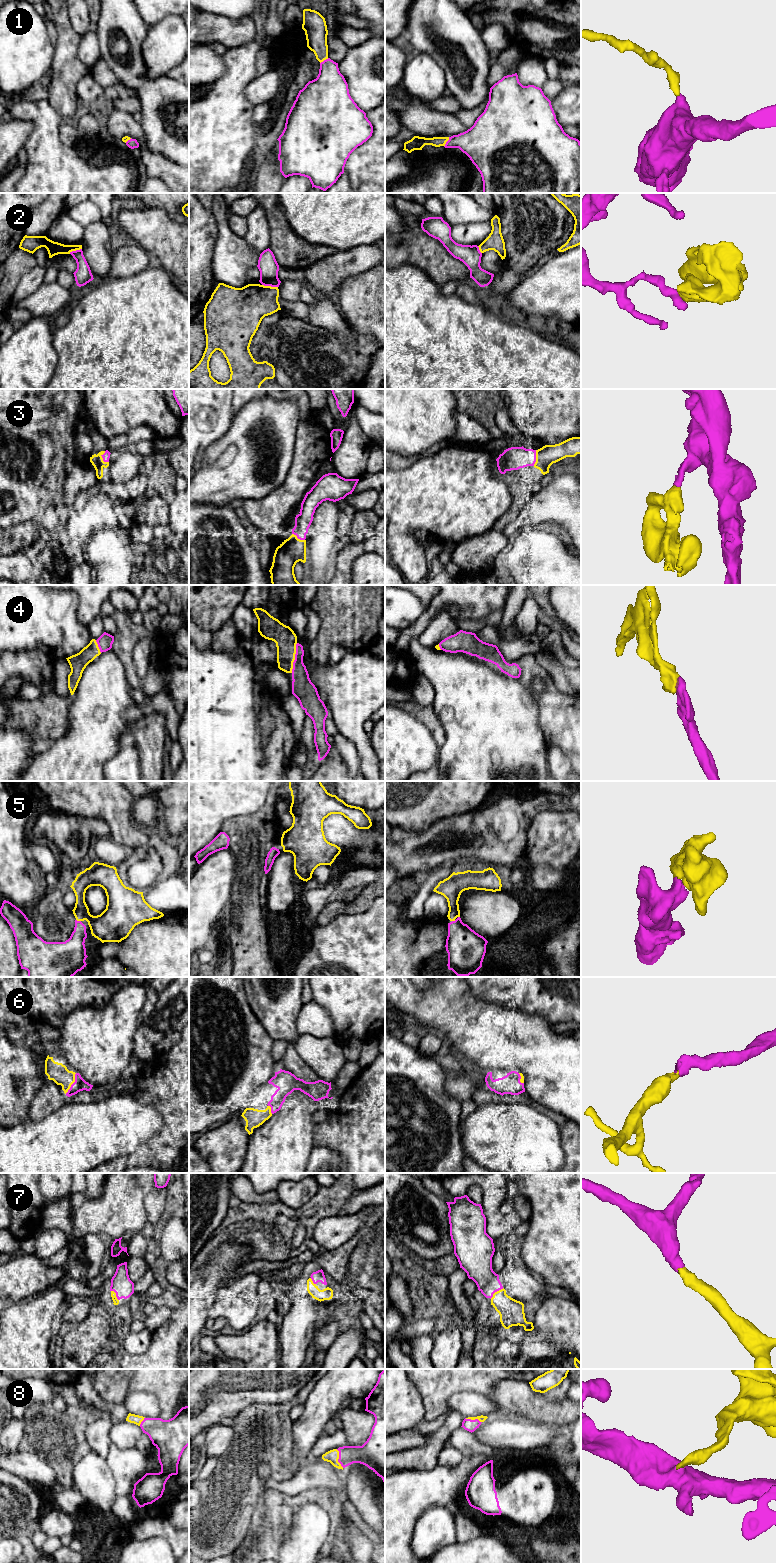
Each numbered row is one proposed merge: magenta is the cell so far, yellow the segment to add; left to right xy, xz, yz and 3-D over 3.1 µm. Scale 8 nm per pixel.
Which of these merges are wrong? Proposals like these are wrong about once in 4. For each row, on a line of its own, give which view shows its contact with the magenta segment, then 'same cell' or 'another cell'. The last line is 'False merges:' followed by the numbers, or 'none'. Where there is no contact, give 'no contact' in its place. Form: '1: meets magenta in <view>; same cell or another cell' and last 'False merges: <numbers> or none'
1: meets magenta in yz; same cell
2: meets magenta in xz; another cell
3: meets magenta in xy; same cell
4: meets magenta in xz; same cell
5: meets magenta in xy; same cell
6: meets magenta in xy; same cell
7: meets magenta in yz; same cell
8: meets magenta in xz; same cell
False merges: 2

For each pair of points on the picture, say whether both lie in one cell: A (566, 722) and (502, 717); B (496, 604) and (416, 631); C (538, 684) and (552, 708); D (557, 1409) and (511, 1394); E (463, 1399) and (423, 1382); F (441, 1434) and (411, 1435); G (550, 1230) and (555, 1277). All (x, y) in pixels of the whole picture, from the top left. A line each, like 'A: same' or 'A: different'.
A: different
B: same
C: different
D: same
E: different
F: different
G: same

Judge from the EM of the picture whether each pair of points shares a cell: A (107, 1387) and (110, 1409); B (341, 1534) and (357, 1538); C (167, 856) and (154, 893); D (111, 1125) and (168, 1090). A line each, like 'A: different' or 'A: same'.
A: different
B: different
C: different
D: different

